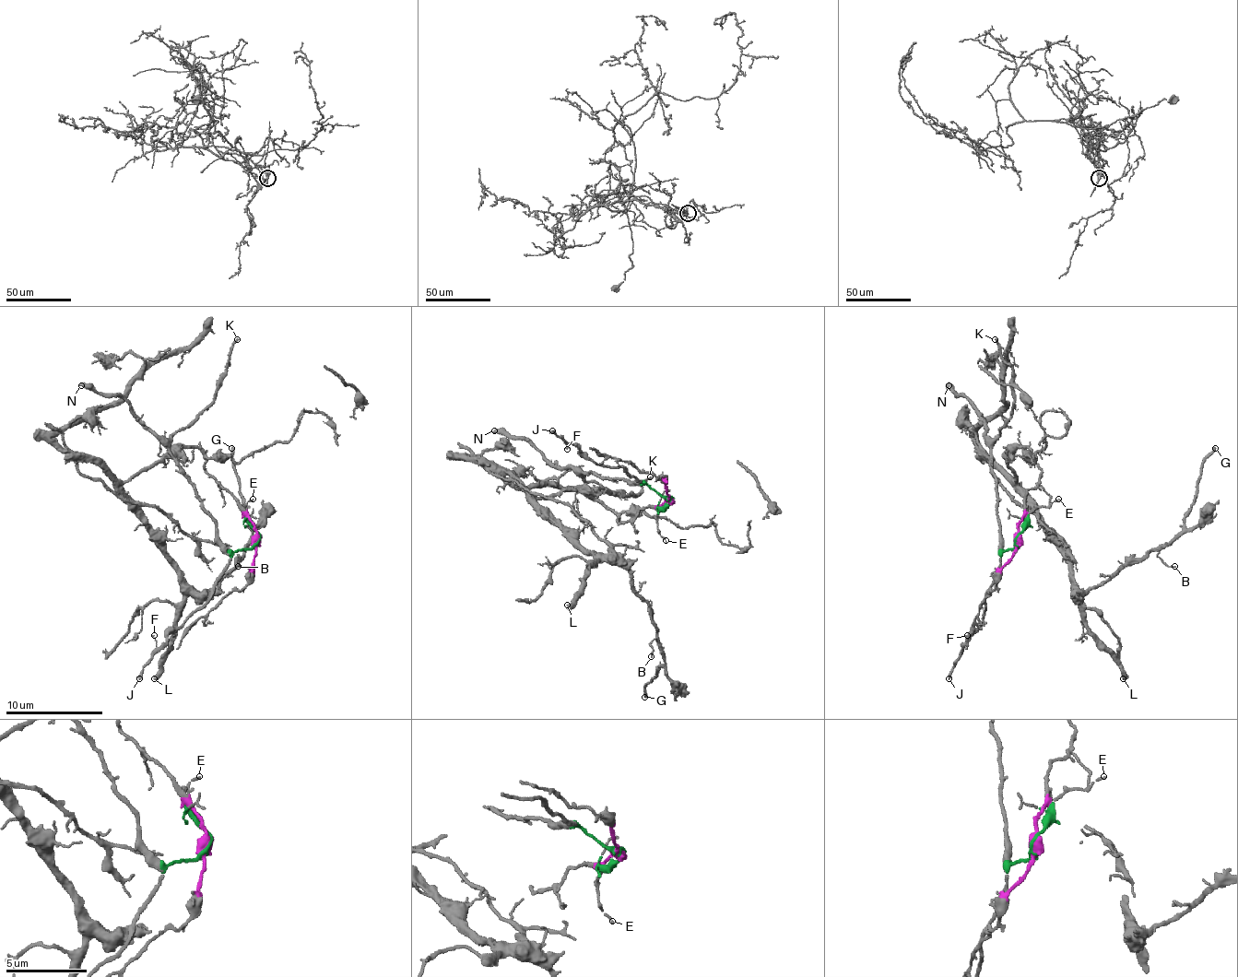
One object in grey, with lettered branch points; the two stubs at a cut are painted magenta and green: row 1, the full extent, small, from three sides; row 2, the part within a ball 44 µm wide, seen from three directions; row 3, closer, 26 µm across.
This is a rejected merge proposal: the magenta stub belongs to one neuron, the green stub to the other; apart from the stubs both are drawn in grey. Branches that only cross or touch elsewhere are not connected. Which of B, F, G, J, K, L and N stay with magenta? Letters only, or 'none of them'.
B, G, L

